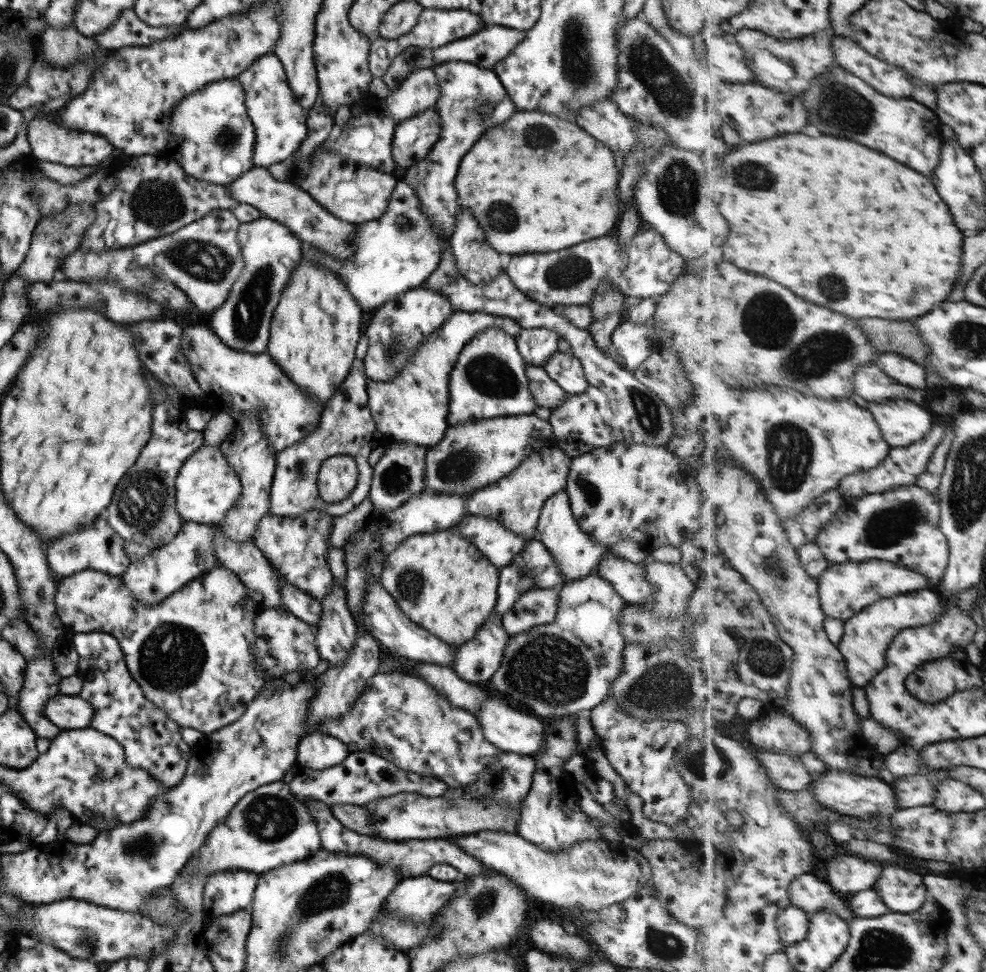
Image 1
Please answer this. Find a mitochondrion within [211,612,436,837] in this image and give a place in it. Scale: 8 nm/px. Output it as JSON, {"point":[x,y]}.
{"point":[396,782]}

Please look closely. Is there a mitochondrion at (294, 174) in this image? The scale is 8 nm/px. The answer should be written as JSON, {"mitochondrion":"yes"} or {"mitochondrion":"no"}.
{"mitochondrion":"no"}

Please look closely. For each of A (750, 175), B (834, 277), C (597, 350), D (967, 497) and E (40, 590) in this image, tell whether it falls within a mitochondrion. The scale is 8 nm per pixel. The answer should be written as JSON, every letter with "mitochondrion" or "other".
{"A":"mitochondrion","B":"mitochondrion","C":"other","D":"mitochondrion","E":"mitochondrion"}

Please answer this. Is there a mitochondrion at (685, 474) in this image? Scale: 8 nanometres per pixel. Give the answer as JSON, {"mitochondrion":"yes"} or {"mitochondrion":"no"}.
{"mitochondrion":"no"}

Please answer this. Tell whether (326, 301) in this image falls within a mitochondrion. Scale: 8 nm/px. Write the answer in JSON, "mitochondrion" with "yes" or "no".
{"mitochondrion":"no"}

